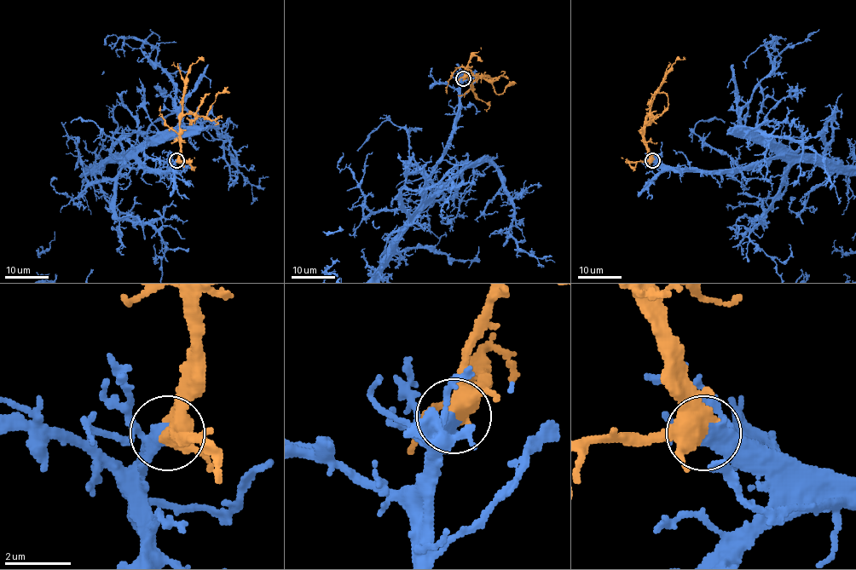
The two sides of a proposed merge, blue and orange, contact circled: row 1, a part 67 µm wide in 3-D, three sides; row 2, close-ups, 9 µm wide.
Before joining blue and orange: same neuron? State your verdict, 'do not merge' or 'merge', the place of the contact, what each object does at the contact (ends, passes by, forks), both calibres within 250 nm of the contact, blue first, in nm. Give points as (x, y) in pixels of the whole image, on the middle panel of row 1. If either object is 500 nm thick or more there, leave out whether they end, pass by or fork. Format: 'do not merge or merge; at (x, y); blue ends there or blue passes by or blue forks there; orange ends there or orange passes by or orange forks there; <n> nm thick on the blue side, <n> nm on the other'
merge; at (463, 78); blue passes by; orange forks there; 360 nm thick on the blue side, 400 nm on the other

